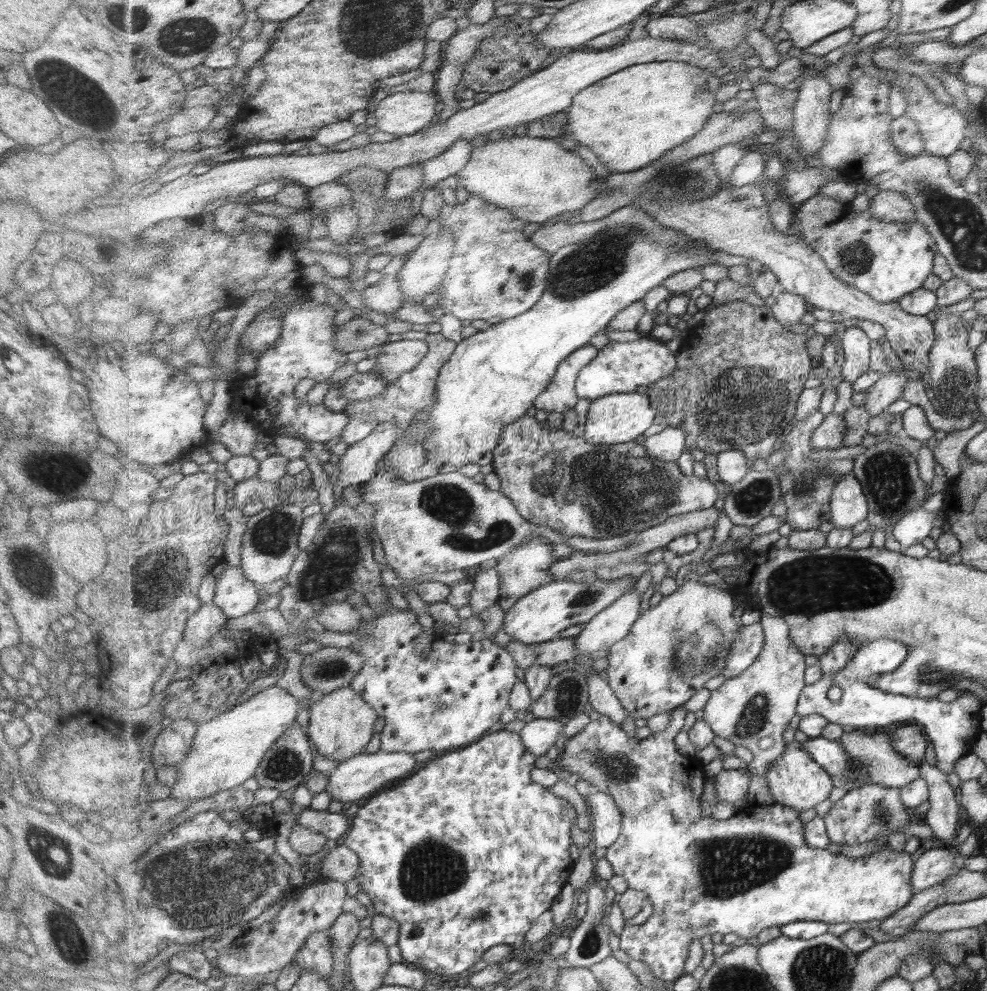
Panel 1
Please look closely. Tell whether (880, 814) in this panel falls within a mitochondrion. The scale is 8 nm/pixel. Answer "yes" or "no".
yes

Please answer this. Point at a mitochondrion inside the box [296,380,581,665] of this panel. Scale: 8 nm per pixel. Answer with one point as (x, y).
(467, 528)

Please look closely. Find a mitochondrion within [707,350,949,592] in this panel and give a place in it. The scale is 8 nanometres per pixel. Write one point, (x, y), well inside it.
(890, 485)

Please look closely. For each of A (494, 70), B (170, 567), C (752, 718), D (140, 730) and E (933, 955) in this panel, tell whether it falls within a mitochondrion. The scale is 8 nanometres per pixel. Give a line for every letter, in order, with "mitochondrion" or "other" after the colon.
A: other
B: mitochondrion
C: mitochondrion
D: other
E: other

